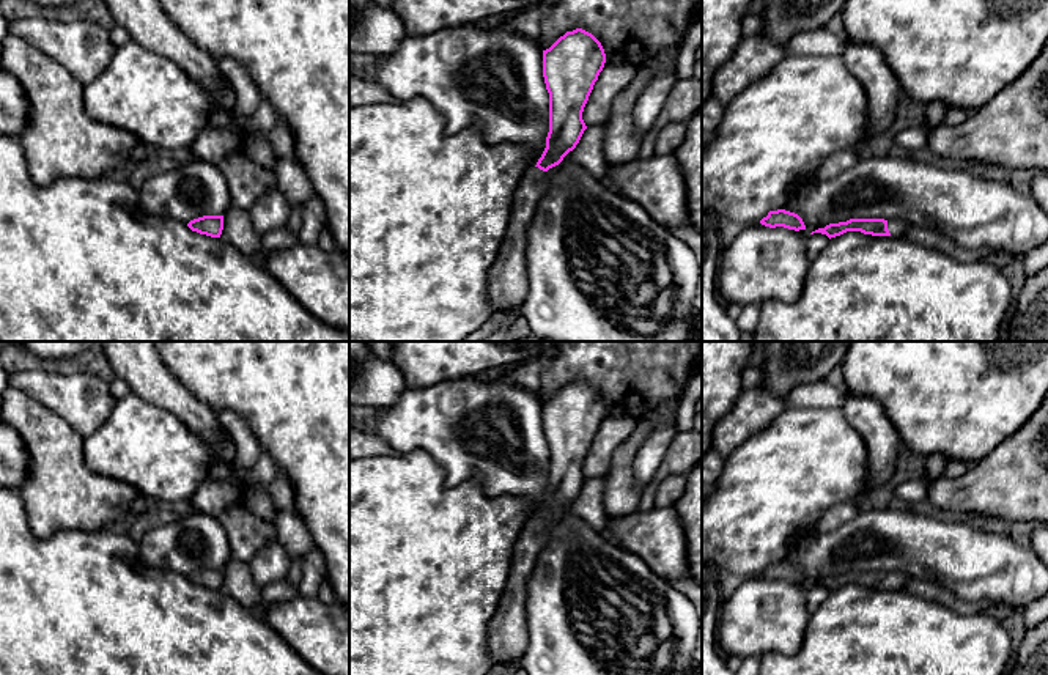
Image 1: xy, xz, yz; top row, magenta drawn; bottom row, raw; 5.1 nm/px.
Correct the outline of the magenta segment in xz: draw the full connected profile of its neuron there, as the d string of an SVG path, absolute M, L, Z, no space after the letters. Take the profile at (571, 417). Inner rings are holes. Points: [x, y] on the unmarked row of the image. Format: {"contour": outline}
{"contour": "M576 381L543 403L543 430L549 445L549 485L546 500L518 546L499 609L488 625L486 647L497 664L527 650L527 577L541 549L544 526L576 500L587 481L582 464L606 415L601 395Z"}

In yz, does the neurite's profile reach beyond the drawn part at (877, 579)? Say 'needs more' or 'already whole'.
needs more

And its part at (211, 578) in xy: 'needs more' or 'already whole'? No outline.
already whole

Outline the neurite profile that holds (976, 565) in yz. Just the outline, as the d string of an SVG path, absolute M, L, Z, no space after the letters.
M891 507L858 511L853 519L832 532L812 529L795 535L782 562L803 571L806 581L798 585L804 592L818 581L850 571L884 571L932 581L950 590L958 599L976 604L988 601L991 610L998 612L1028 607L1048 592L1048 566L1032 548L1024 548L1004 533L974 529L952 516L928 516Z

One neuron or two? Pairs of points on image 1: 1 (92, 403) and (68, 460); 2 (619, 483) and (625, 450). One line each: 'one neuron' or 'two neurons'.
1: two neurons
2: one neuron

